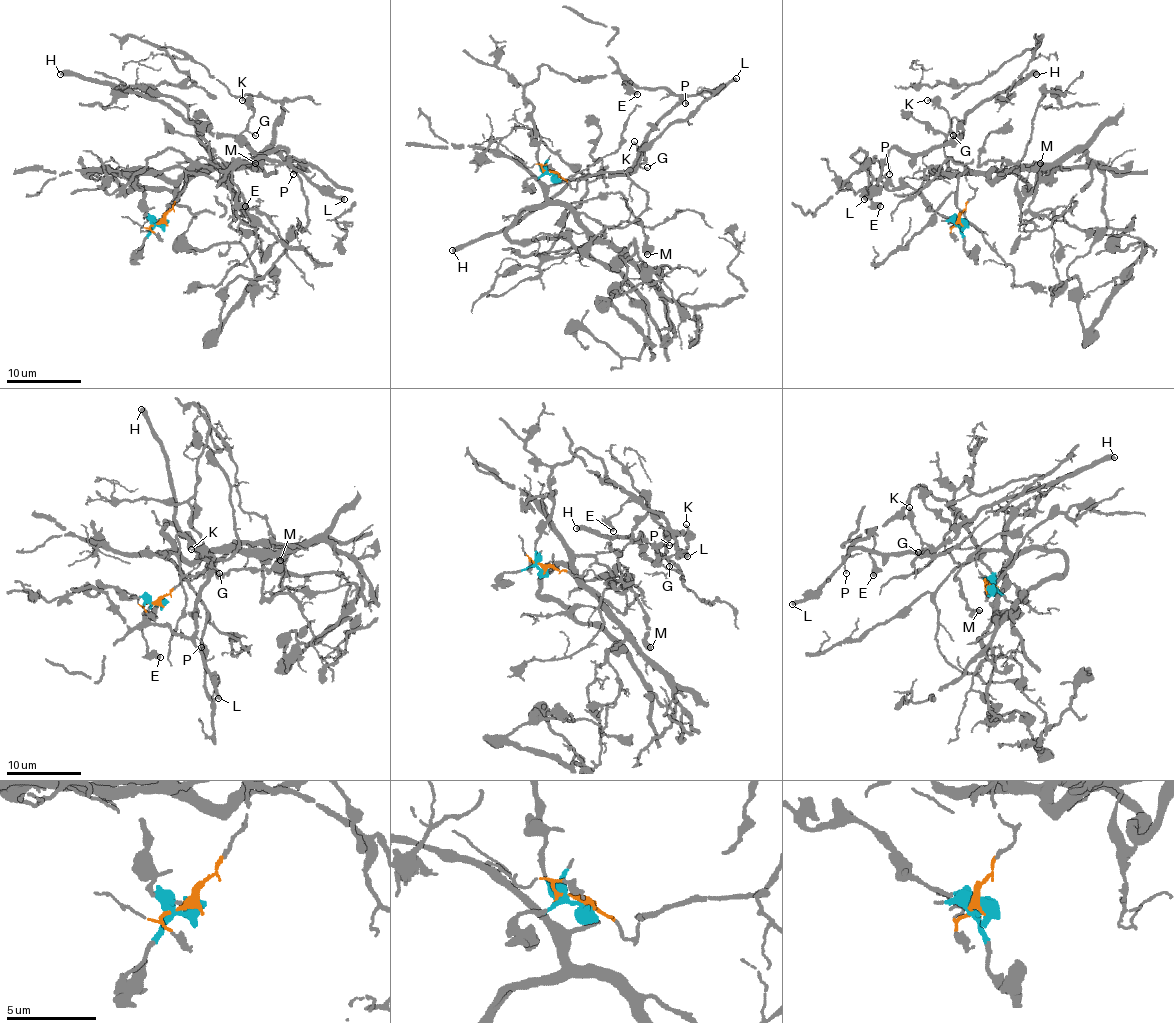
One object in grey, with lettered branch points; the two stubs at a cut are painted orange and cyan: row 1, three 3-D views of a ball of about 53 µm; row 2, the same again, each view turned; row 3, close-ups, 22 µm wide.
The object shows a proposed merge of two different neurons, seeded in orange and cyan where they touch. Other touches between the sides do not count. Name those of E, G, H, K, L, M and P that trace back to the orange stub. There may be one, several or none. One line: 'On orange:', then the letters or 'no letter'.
On orange: no letter

